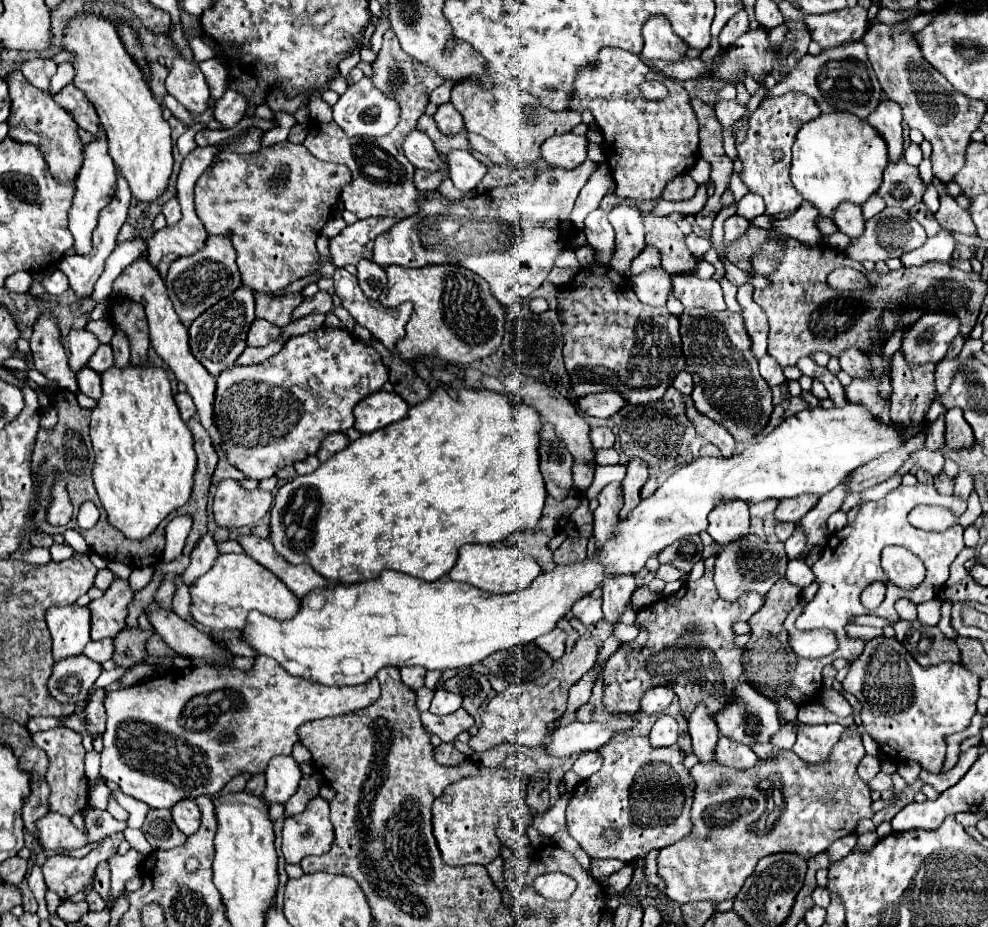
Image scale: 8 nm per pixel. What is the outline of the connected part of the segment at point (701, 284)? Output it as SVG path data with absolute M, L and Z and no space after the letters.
M696 274L674 276L674 296L686 308L704 308L710 312L726 310L722 286L716 280L700 280Z

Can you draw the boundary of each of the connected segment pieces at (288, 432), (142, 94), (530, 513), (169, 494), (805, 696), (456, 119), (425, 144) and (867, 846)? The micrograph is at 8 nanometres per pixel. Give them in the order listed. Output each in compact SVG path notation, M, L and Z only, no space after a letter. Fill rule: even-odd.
M318 328L314 332L290 338L284 348L262 364L232 366L224 370L216 380L216 424L222 430L222 452L246 478L264 480L274 476L280 468L292 466L318 452L322 440L328 434L344 432L352 428L352 408L364 396L378 392L388 382L388 370L372 346L366 346L344 328Z
M96 14L72 16L64 28L62 50L74 54L72 66L76 76L72 84L82 90L96 108L100 126L108 136L108 154L112 156L120 176L128 182L132 196L142 202L154 202L168 188L172 174L174 160L170 126L162 118L162 108L146 84L150 68L144 50L138 44L136 30L122 20L114 22L114 26L110 20Z
M441 386L432 388L432 394L412 406L408 410L408 416L404 420L398 420L386 428L380 428L372 434L362 434L358 440L350 442L348 448L340 450L334 458L328 462L320 464L318 470L306 476L296 476L290 482L286 482L282 488L278 488L276 498L274 498L274 508L272 508L272 518L270 518L270 542L276 548L280 556L284 556L290 564L310 564L318 574L322 574L328 580L340 580L342 584L358 584L366 580L376 580L382 570L398 570L402 574L420 578L420 580L438 580L444 574L450 572L458 558L458 550L464 544L494 544L502 542L510 534L518 530L532 530L544 508L546 500L546 488L544 488L544 478L540 472L540 456L538 456L538 438L542 430L540 418L520 418L522 404L510 402L504 394L488 389L468 390L468 388L458 388L457 399Z
M112 366L102 374L102 390L102 398L92 410L90 420L90 440L94 448L94 486L108 514L110 526L114 526L130 540L144 540L170 512L188 502L194 486L194 470L198 464L194 440L188 426L180 418L164 370L154 366L128 366L124 370L118 370Z
M914 484L914 486L898 486L894 492L890 492L886 498L878 500L878 502L862 502L858 516L852 524L848 524L844 530L836 532L830 536L820 560L812 566L812 572L816 576L818 582L818 592L816 596L806 604L804 612L800 614L800 618L796 620L796 628L798 630L812 630L812 628L830 628L836 632L838 644L840 648L826 656L826 658L818 658L818 660L800 660L794 668L794 676L788 682L786 694L794 704L804 704L802 700L810 700L814 698L820 690L822 690L822 668L826 664L832 664L836 658L844 658L848 662L856 660L862 652L864 652L864 642L862 638L858 640L850 640L846 634L846 624L852 616L862 616L862 614L874 614L874 616L882 616L890 622L896 622L894 616L894 602L900 598L908 598L914 604L922 604L928 602L936 596L940 596L946 580L948 580L948 568L952 564L952 560L960 554L960 550L964 548L964 528L960 524L952 524L950 528L946 528L944 532L926 532L926 530L918 530L914 526L910 526L908 522L908 512L918 506L918 504L938 504L944 506L948 510L954 512L954 516L962 516L966 512L966 502L962 498L956 496L940 496L936 492L934 486L926 486L926 484ZM886 544L898 544L908 548L910 552L914 552L926 566L926 578L924 582L914 590L914 592L904 592L900 588L896 588L894 584L890 584L884 576L884 570L880 566L880 552ZM872 582L882 582L886 584L886 598L880 604L880 608L876 610L866 610L860 604L860 594L862 590L872 584Z
M452 102L448 104L442 104L434 116L438 128L444 132L444 134L458 134L462 128L464 128L464 118L462 114L454 108Z
M410 132L410 136L404 142L404 154L414 164L414 168L422 168L428 172L444 172L448 166L440 158L438 150L434 148L434 142L424 132Z
M876 832L860 834L860 836L858 836L858 842L856 842L856 846L854 846L854 850L858 850L858 852L868 852L868 850L872 850L872 848L874 848L874 844L876 844L876 842L878 842Z

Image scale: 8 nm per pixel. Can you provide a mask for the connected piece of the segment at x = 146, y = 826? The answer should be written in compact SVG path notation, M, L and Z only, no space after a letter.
M151 809L142 826L142 832L153 850L169 850L186 842L186 836L174 824L168 809Z

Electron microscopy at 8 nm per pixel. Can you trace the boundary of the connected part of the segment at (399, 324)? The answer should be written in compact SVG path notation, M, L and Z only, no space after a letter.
M336 270L334 276L332 276L332 280L334 280L334 290L336 290L338 298L342 300L342 306L350 312L350 316L352 316L360 326L366 326L366 328L372 332L374 338L378 338L382 344L386 344L386 348L392 348L392 350L394 350L396 340L400 340L400 338L404 336L404 328L406 328L406 324L408 324L408 320L410 320L410 314L412 314L412 304L410 304L410 302L404 302L404 304L400 304L400 306L396 306L396 308L386 308L386 306L382 306L378 300L368 298L368 296L360 290L356 276L348 274L346 270Z

